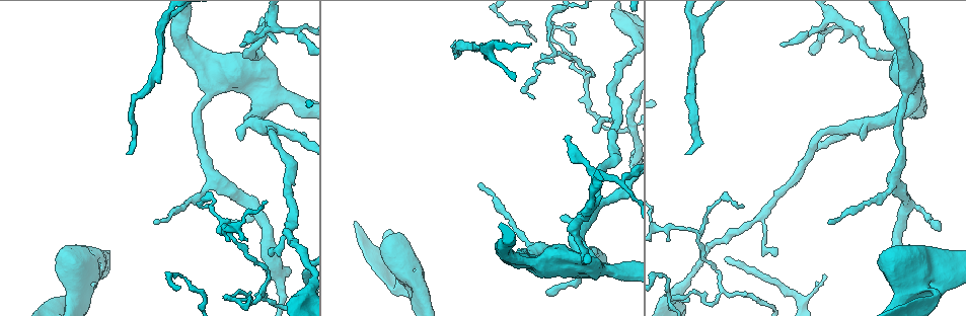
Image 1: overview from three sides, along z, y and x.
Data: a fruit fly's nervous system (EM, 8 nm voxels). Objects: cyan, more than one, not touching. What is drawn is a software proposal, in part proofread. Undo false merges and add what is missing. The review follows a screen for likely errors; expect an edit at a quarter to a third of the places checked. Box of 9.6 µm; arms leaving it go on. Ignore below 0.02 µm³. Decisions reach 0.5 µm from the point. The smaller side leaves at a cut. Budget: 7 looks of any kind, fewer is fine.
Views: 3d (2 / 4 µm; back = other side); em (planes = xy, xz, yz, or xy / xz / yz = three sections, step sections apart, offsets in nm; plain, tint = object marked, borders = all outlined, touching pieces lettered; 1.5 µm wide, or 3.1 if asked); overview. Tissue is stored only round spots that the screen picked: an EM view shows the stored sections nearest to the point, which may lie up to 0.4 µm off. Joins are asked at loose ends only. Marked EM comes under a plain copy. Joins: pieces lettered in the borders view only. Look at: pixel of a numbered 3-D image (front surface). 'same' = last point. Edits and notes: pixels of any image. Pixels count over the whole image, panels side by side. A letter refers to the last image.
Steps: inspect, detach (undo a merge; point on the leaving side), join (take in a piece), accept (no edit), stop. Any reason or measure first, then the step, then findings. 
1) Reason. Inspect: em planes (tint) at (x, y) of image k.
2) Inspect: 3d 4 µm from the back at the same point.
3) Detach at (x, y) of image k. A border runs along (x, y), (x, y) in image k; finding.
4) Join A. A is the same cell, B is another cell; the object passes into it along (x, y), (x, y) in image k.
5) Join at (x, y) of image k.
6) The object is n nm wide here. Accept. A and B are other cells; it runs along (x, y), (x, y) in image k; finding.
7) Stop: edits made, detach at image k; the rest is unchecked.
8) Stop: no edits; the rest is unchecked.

An open end. Inspect: em yz step 4 (tint) at (743, 207) of image 1.

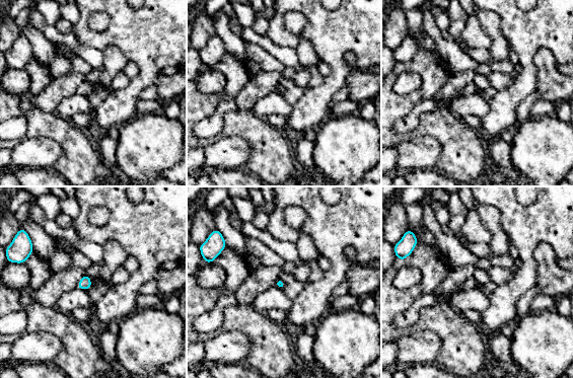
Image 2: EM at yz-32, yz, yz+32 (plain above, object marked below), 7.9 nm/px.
Inspect: em planes (borders) at the same point.

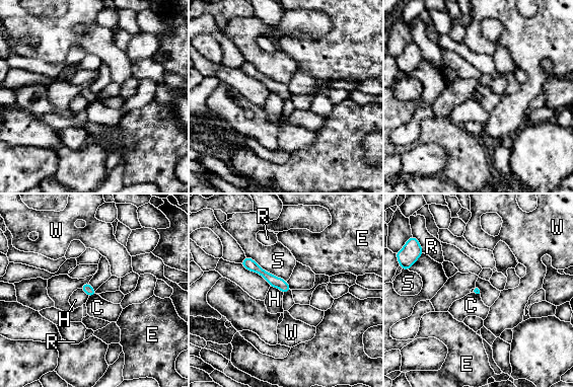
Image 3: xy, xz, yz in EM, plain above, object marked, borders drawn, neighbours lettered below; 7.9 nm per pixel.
Accept. C, E, H, R, S and W are other cells; it runs along (245, 260), (271, 280), (287, 288) in image 3; no lettered piece goes on from it.

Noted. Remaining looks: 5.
Touches itself. Inspect: em yz step 8 (tint) at (402, 280) of image 1.

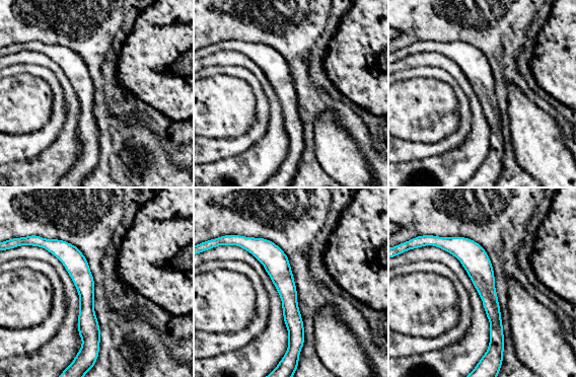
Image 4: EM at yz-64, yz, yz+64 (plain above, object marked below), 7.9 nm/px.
Inspect: em planes (borders) at the same point.

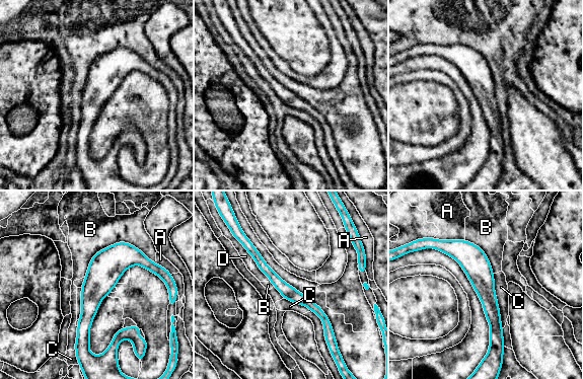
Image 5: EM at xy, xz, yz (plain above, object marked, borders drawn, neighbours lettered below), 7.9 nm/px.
Accept. A, B, C and D are other cells; a border runs along (493, 274), (494, 290), (503, 327) in image 5; continuous, no second neuron.

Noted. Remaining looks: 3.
Calibre changes. Inspect: 3d 2 µm at (259, 53) of image 1.

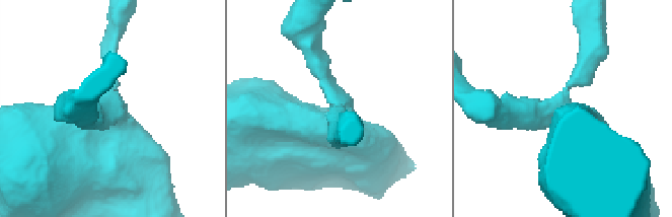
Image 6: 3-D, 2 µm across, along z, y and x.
Now the EM. Inspect: em planes (borders) at (340, 103) of image 6.

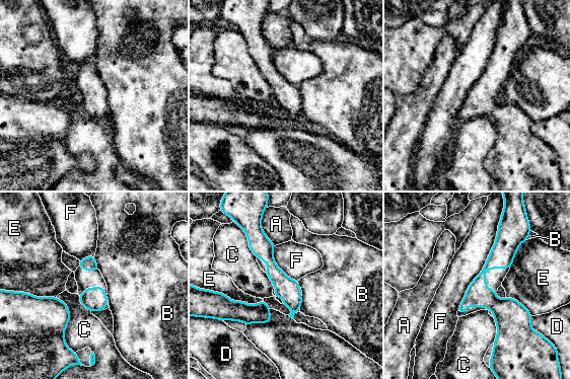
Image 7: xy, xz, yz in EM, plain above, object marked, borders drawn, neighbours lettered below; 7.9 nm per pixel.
Accept. A, B, C, D, E and F are other cells; it runs along (502, 232), (482, 274), (503, 313), (496, 348) in image 7; continuous, no second neuron.

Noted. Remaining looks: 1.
Stop: no edits; the rest is unchecked.

